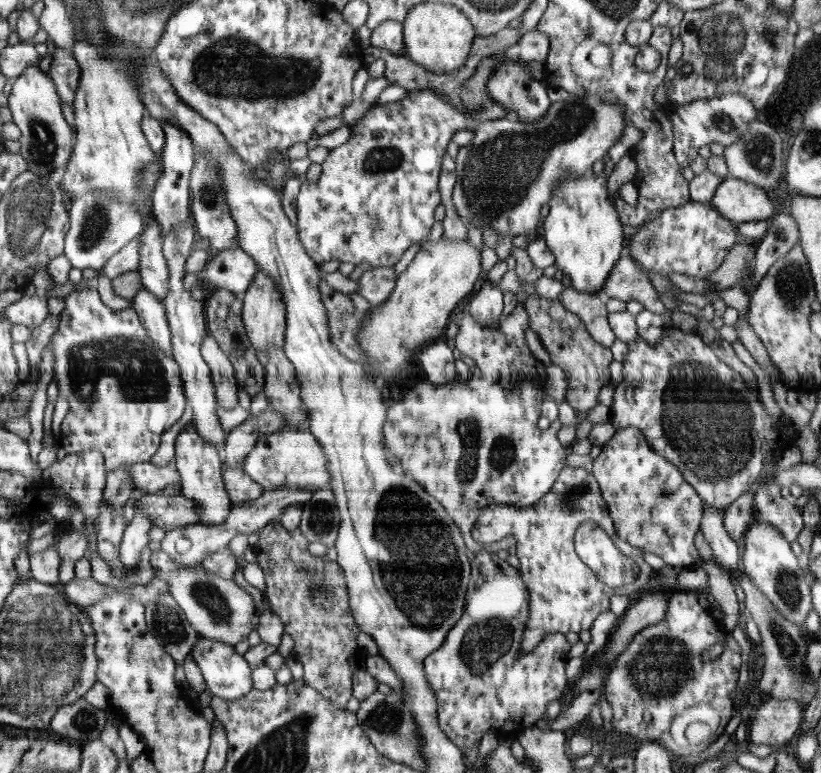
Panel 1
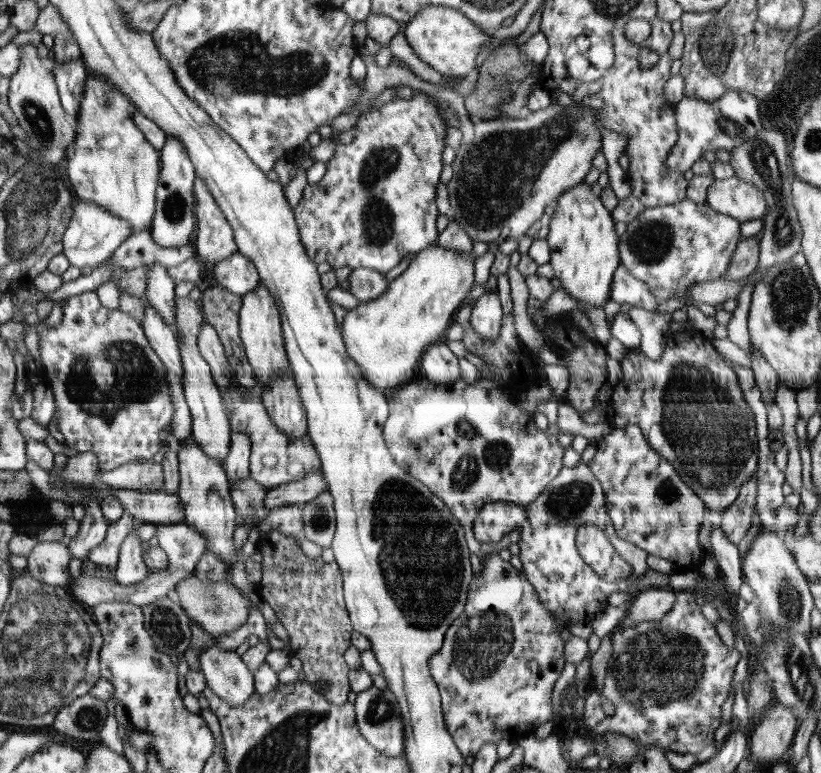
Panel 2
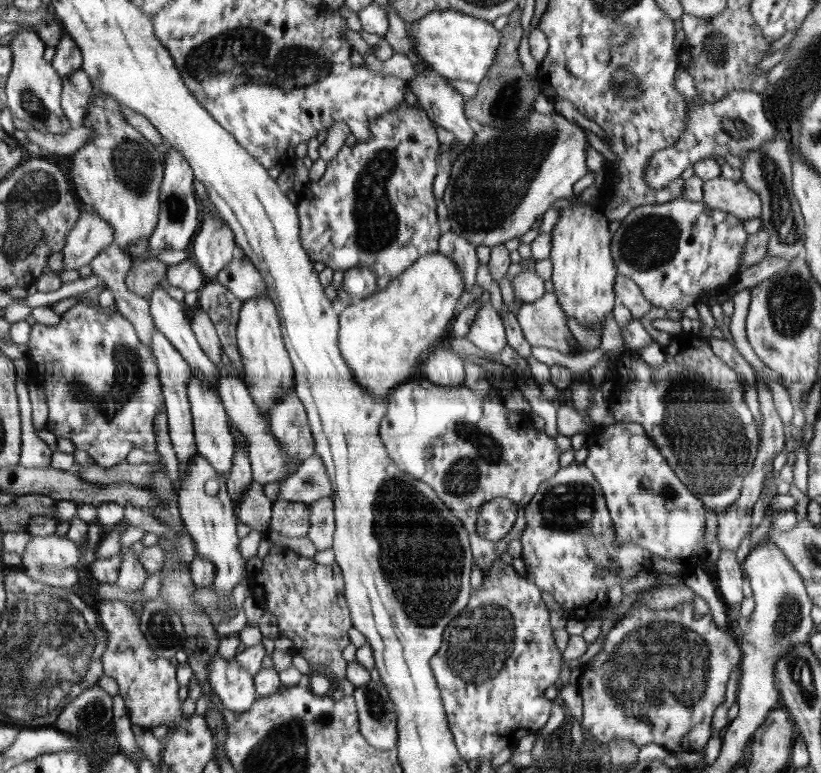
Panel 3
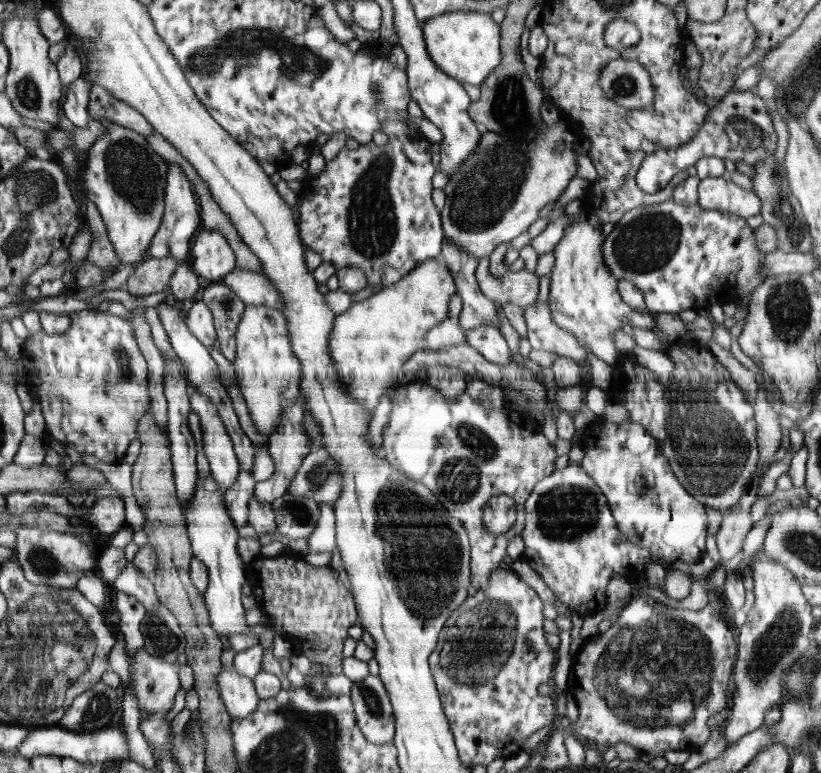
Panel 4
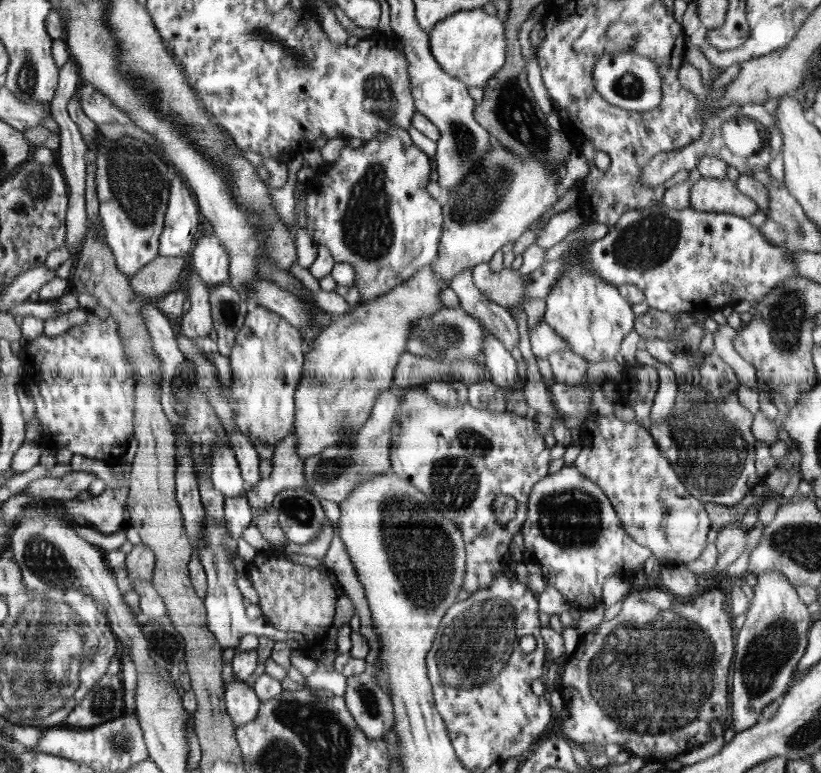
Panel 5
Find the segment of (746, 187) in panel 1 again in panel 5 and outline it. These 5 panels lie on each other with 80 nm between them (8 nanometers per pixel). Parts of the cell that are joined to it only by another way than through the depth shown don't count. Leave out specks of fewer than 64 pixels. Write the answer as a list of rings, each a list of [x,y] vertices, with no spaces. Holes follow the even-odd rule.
[[[702,178],[691,186],[690,207],[704,212],[722,212],[749,219],[759,210],[756,202],[738,190],[729,179]]]

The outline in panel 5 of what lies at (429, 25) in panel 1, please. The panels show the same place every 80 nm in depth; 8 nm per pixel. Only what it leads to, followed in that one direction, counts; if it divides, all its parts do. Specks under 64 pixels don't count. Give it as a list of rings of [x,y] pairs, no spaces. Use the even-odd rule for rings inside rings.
[[[484,9],[463,10],[446,17],[434,26],[428,33],[430,51],[442,70],[452,78],[460,78],[460,82],[467,86],[487,86],[490,81],[506,64],[507,61],[507,36],[506,27],[497,16],[488,15]]]

